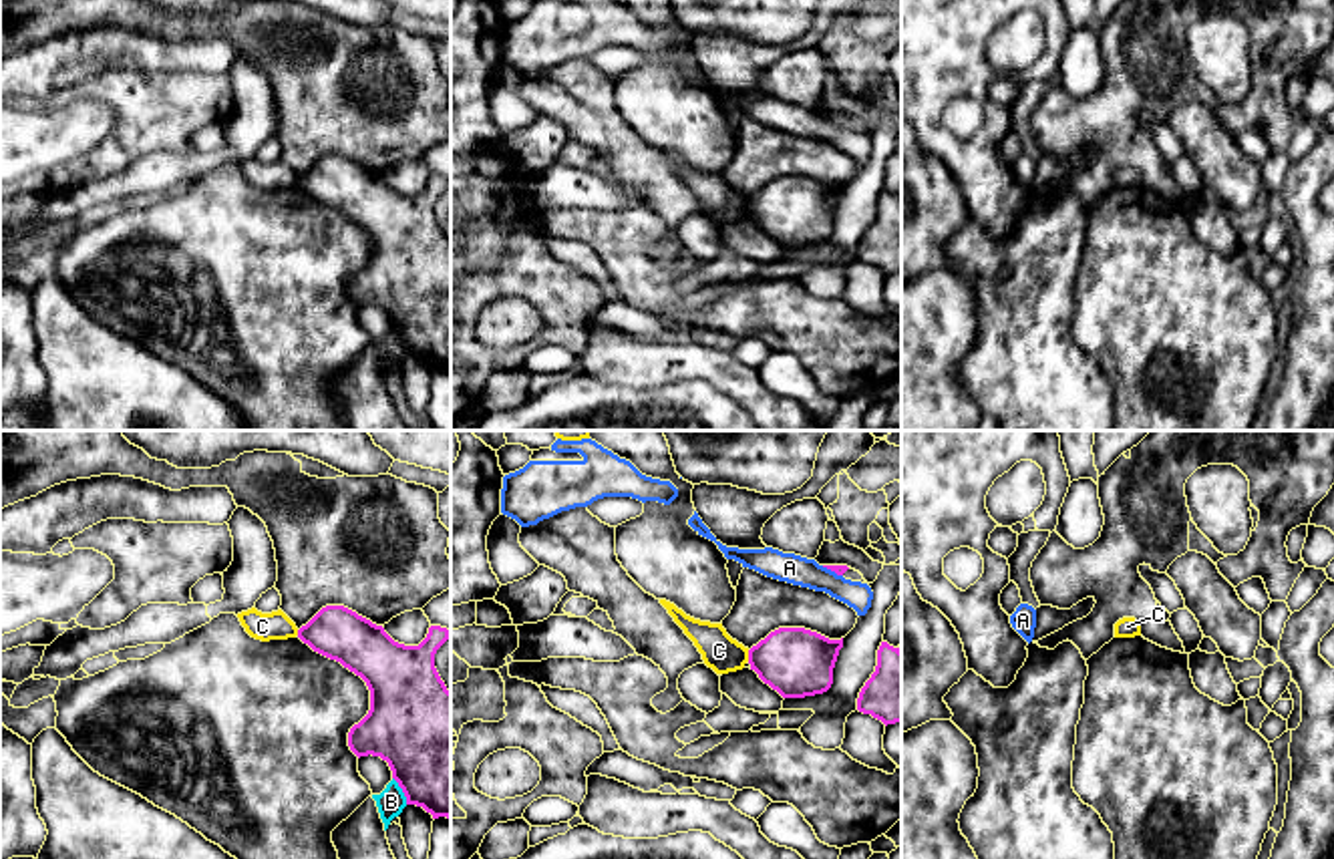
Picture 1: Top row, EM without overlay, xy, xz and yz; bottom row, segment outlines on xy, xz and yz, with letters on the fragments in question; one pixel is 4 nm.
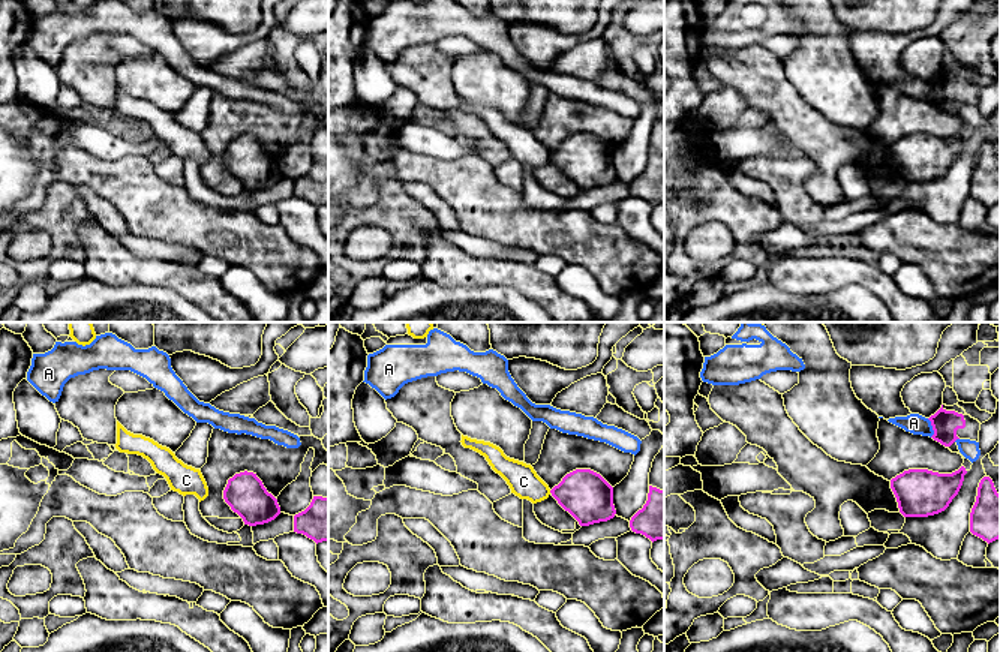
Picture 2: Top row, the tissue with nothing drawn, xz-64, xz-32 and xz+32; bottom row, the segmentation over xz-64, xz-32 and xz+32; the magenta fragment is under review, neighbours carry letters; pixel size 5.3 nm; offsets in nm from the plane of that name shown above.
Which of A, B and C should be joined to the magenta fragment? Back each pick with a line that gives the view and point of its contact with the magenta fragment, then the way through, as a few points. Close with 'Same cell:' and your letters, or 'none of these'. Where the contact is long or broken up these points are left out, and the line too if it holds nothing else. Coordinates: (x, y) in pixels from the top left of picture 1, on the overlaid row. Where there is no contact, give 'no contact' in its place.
Same cell: none of these

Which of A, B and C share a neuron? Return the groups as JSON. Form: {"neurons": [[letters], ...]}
{"neurons": [["A"], ["B"], ["C"]]}

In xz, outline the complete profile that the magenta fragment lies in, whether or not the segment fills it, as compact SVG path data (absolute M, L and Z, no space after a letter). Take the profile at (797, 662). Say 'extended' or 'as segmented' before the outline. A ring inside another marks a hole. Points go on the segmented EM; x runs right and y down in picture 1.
as segmented; M779 628L748 650L751 670L783 698L823 694L833 684L833 668L843 648L805 628Z

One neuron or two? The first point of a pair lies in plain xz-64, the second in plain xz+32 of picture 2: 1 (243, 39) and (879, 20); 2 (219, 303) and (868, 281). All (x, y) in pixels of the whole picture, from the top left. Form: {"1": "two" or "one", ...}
{"1": "two", "2": "one"}

